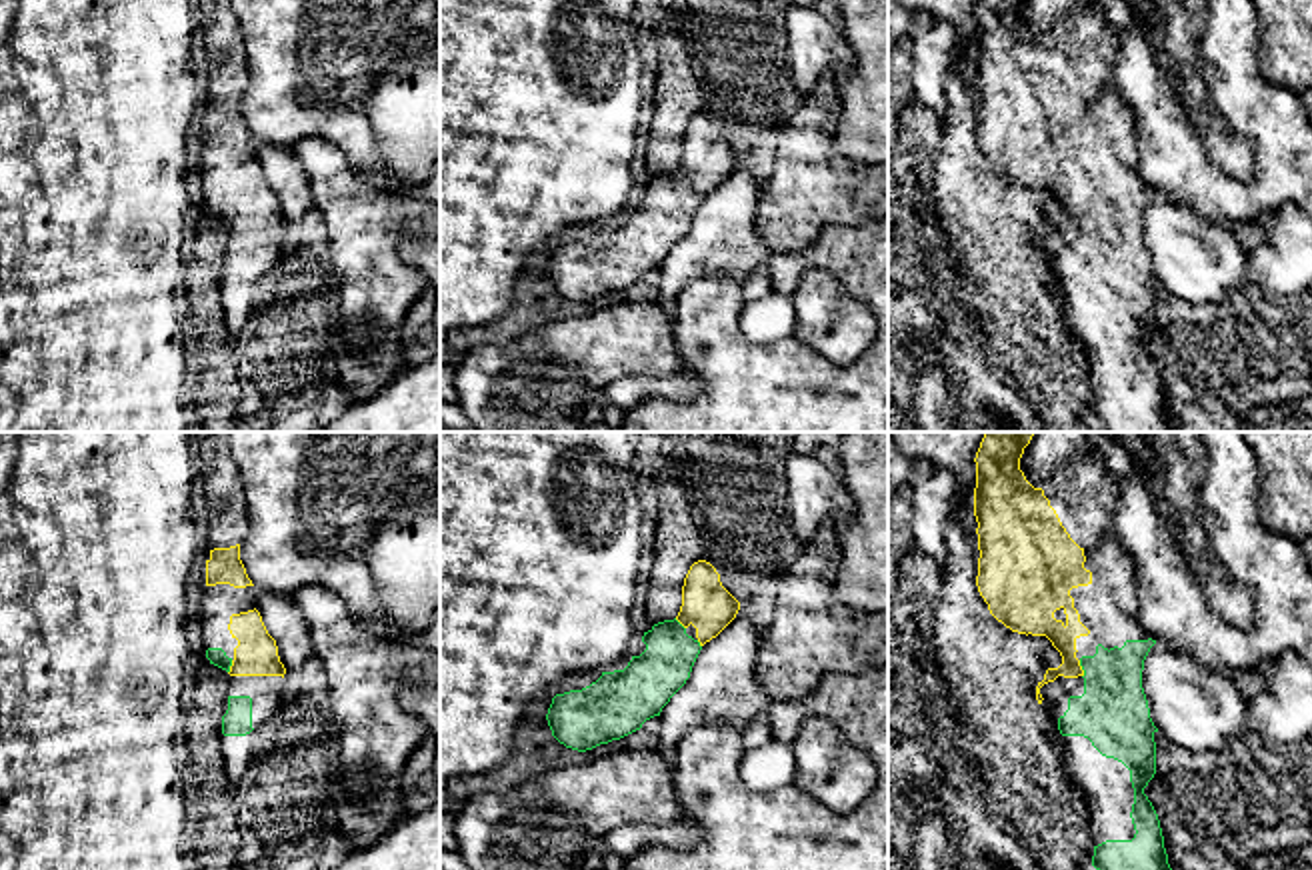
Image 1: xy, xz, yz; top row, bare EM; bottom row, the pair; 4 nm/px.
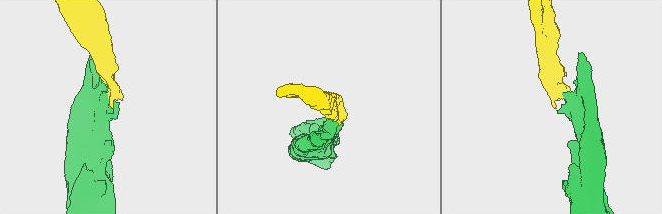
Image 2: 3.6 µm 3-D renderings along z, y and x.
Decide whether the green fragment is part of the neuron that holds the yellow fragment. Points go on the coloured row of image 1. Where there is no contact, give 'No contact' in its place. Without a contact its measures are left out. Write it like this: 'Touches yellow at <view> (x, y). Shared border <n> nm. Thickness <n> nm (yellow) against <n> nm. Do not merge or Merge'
Touches yellow at yz (1080, 668). Shared border 70 nm. Thickness 120 nm (yellow) against 280 nm. Merge

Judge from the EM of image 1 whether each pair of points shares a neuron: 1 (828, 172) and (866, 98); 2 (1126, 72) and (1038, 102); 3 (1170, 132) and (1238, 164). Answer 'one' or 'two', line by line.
1: two
2: two
3: two

